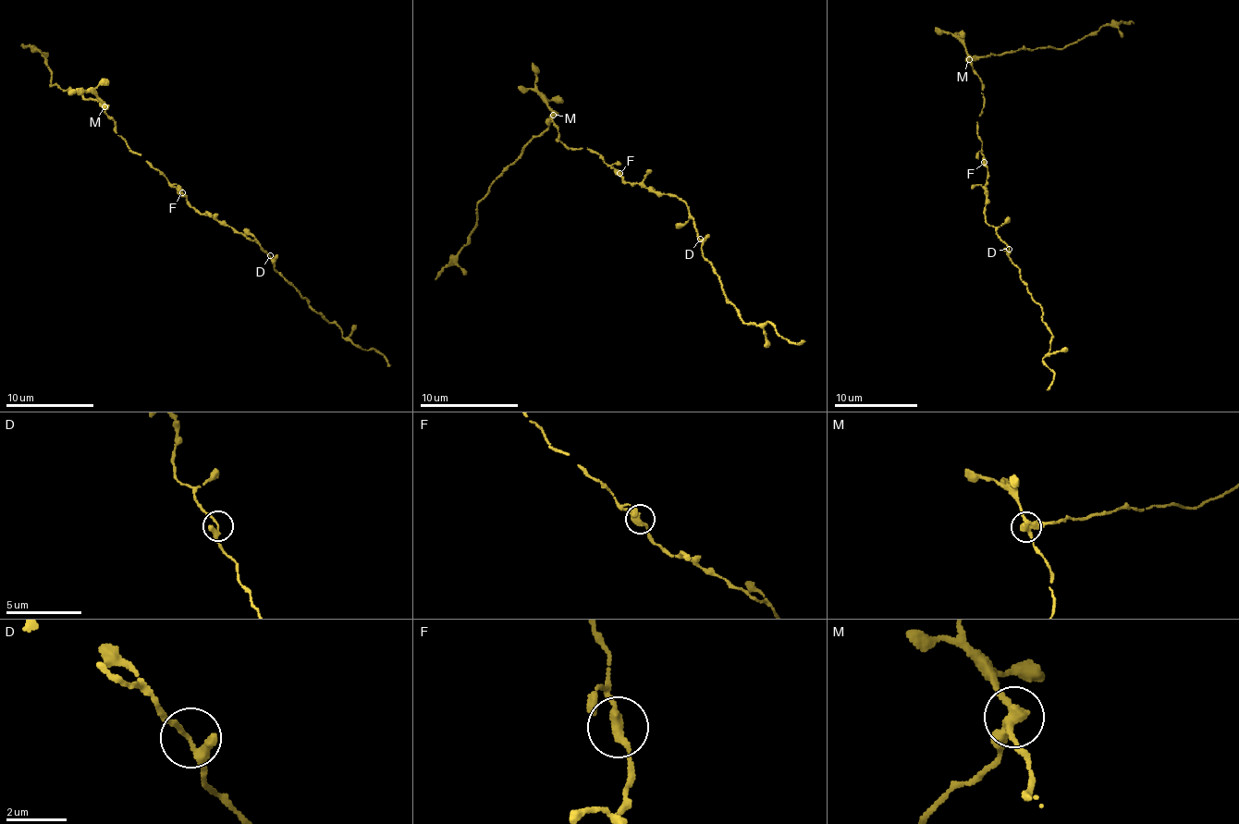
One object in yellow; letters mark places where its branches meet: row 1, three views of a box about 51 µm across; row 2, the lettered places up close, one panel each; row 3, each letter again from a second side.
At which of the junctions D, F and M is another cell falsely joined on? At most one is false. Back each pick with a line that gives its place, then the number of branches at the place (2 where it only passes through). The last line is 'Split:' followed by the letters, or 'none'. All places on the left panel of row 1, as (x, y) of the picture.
M: place (104, 106); branches 3
Split: M

